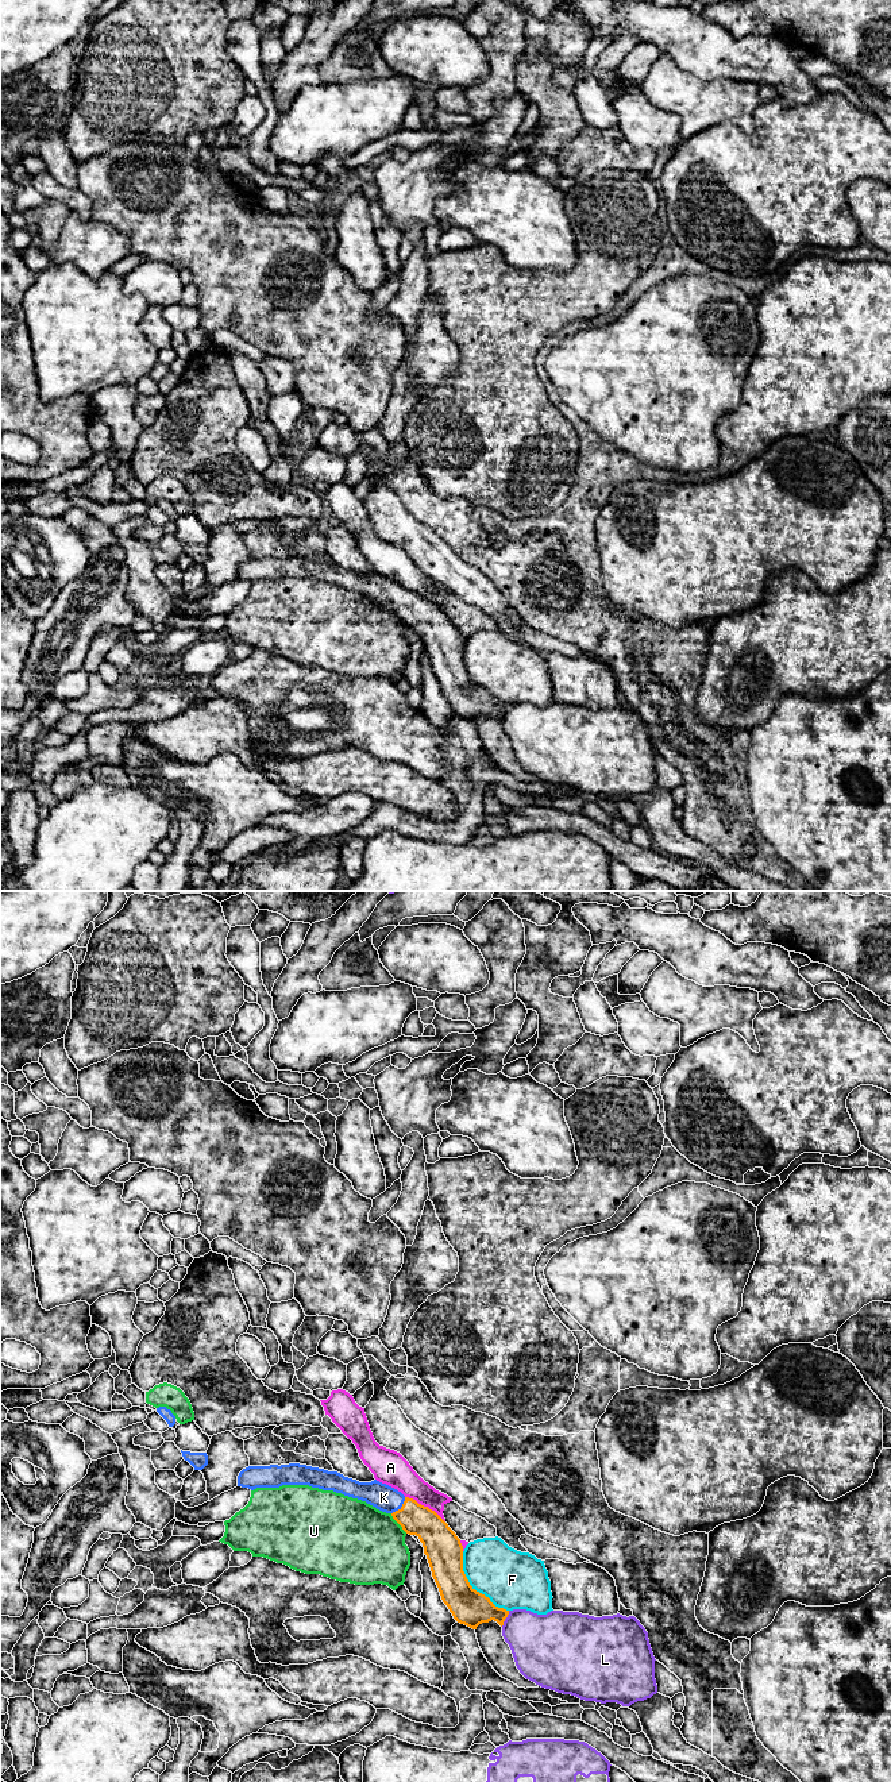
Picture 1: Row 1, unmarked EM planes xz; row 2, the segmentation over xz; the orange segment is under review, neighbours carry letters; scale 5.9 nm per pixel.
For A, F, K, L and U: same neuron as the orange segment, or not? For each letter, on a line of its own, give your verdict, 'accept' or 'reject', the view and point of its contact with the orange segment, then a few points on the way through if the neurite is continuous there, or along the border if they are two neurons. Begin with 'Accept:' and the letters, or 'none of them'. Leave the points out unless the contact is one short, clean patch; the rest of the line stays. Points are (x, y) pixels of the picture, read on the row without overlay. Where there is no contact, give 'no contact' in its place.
Accept: K
A: reject; meets orange in xz at (425, 600)
F: reject; meets orange in xz at (471, 679)
K: accept; meets orange in xz at (401, 600); runs through xz (434, 625), (401, 600), (384, 590)
L: reject; meets orange in xz at (505, 710)
U: reject; meets orange in xz at (397, 614); border along xz (390, 606), (407, 625)

